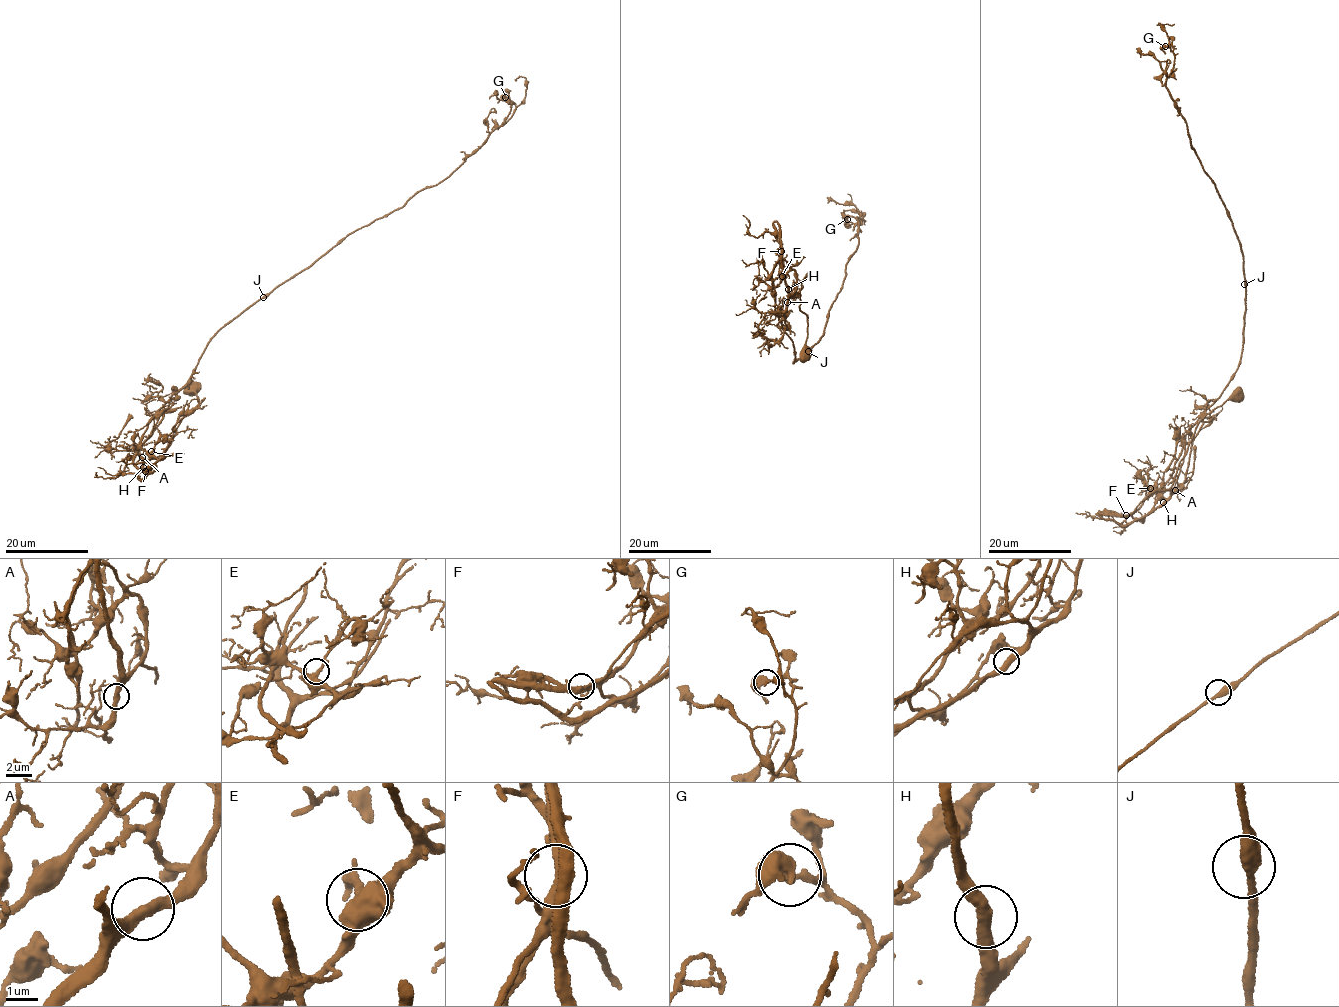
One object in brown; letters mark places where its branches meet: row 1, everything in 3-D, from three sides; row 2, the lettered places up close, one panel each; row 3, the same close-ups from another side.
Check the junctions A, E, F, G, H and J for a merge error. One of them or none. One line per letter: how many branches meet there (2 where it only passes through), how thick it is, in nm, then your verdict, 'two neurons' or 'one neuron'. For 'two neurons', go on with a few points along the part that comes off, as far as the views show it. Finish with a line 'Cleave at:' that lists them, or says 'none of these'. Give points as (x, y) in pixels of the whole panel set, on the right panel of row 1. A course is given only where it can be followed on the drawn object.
A: 2 | 400 nm | one neuron
E: 2 | 440 nm | one neuron
F: 2 | 400 nm | one neuron
G: 2 | 400 nm | one neuron
H: 2 | 400 nm | one neuron
J: 2 | 400 nm | one neuron
Cleave at: none of these

